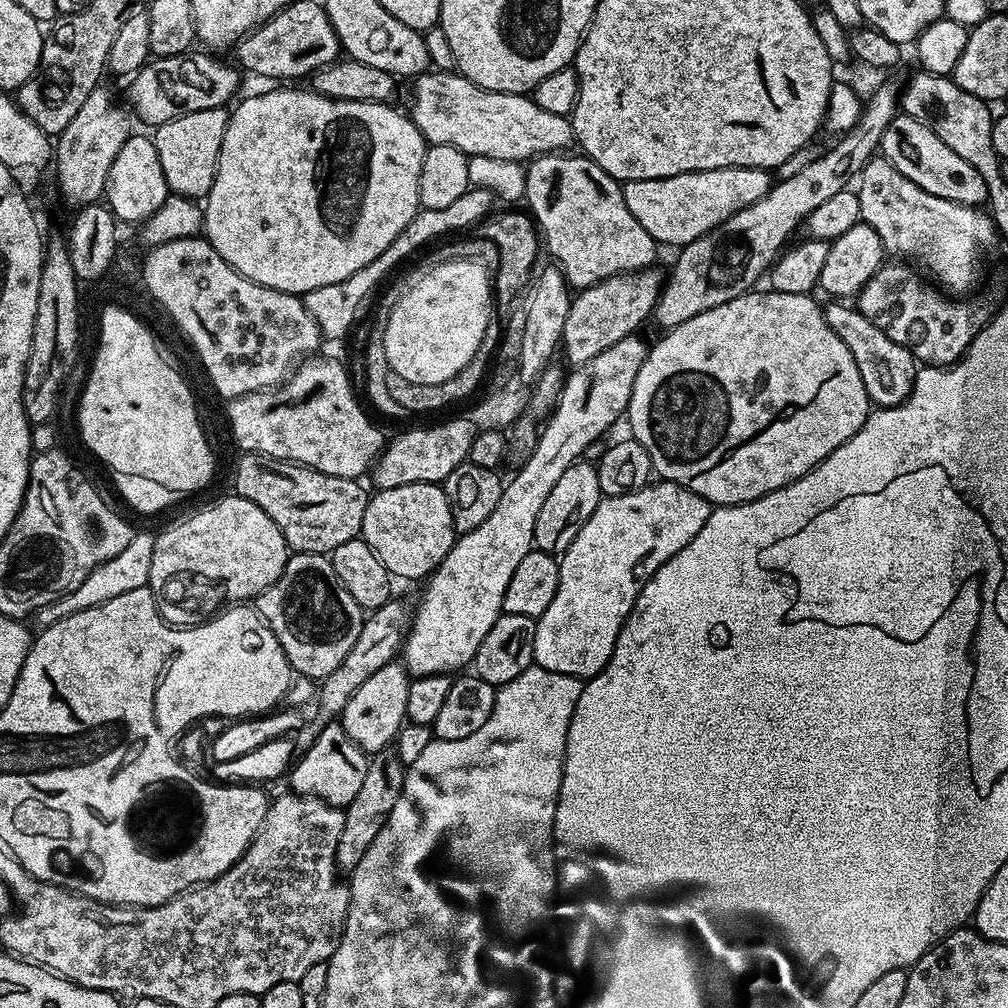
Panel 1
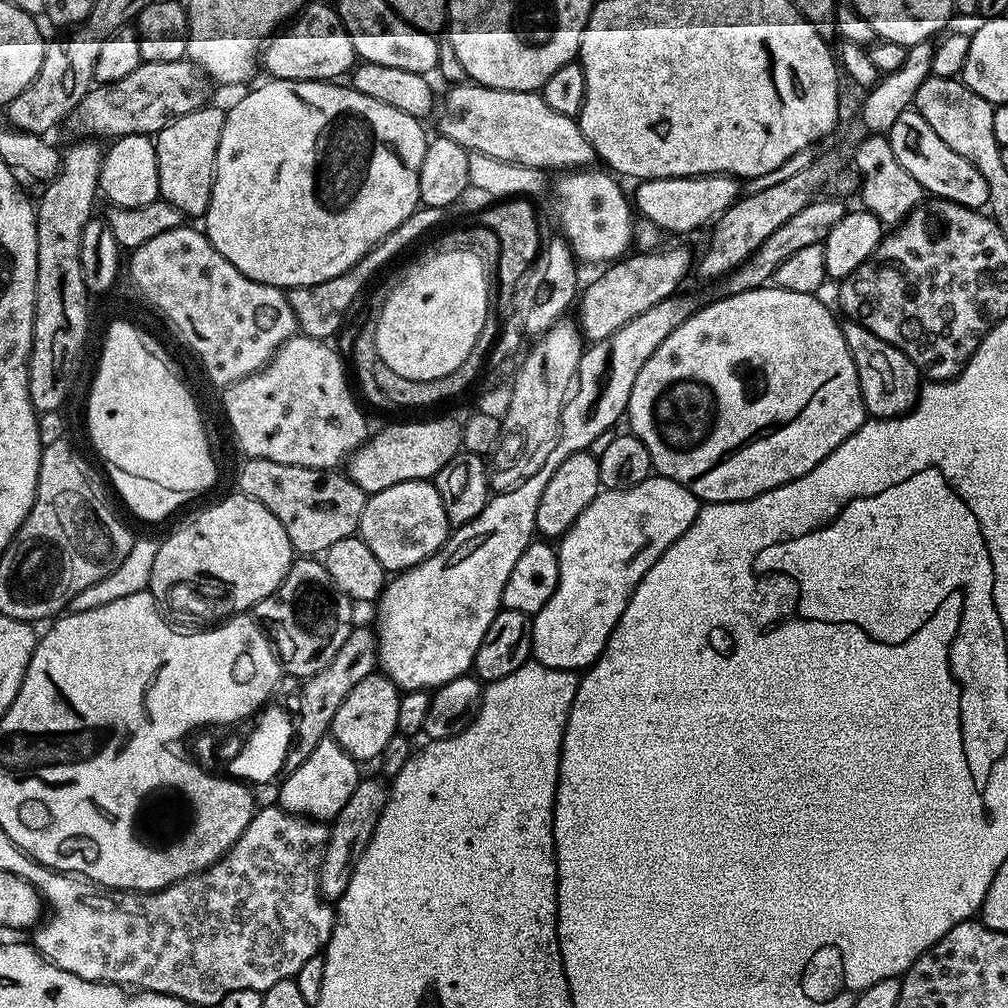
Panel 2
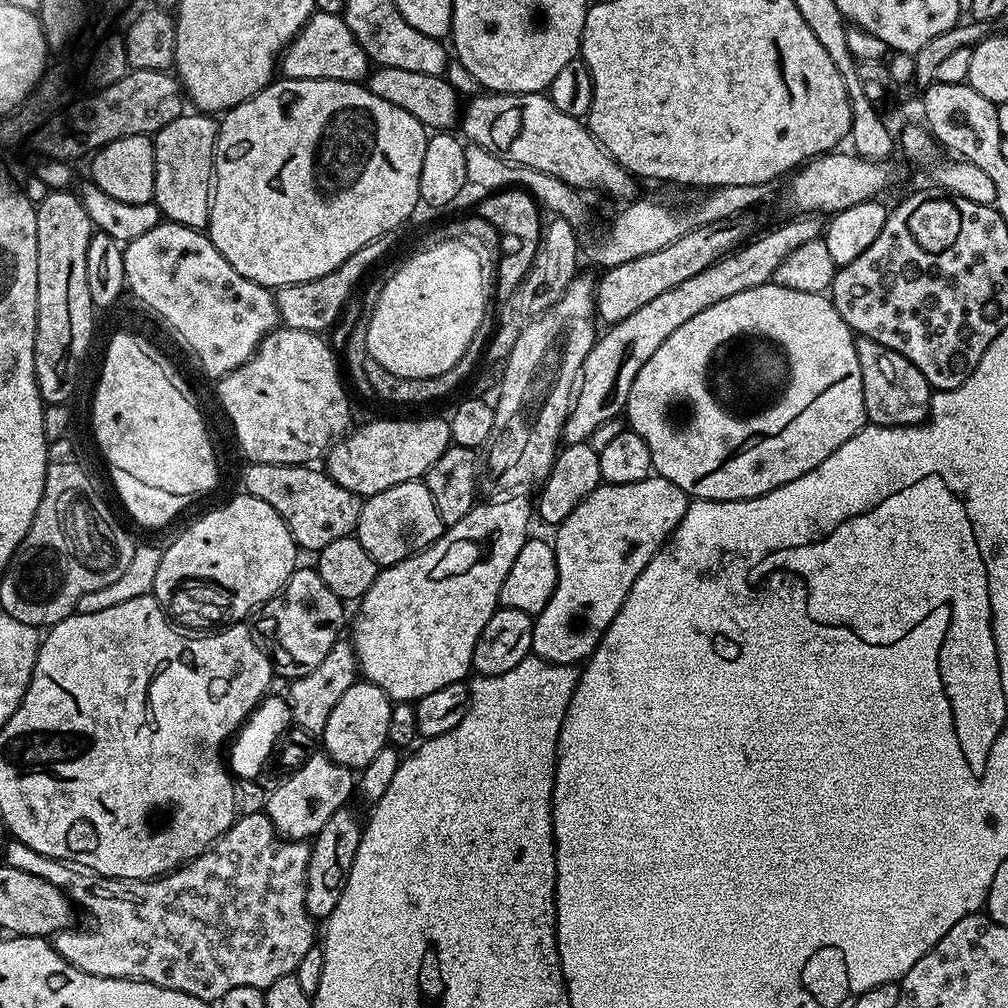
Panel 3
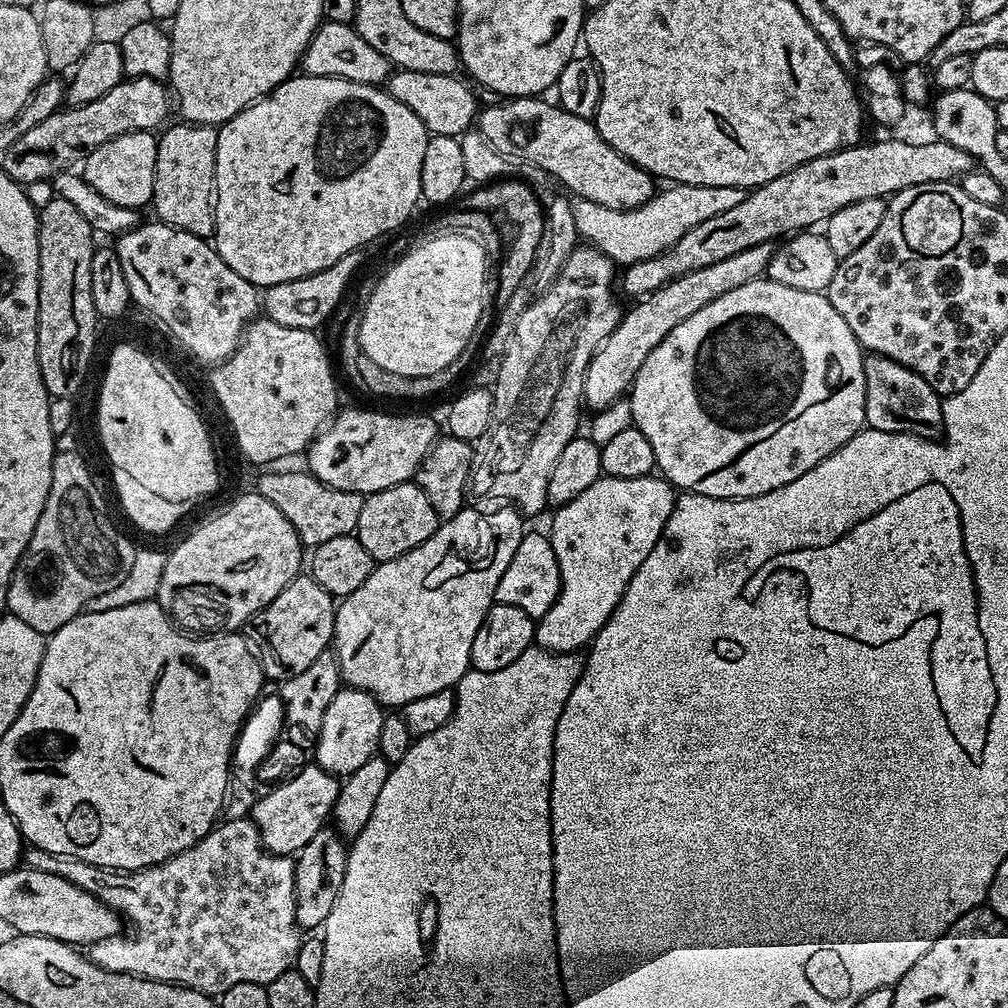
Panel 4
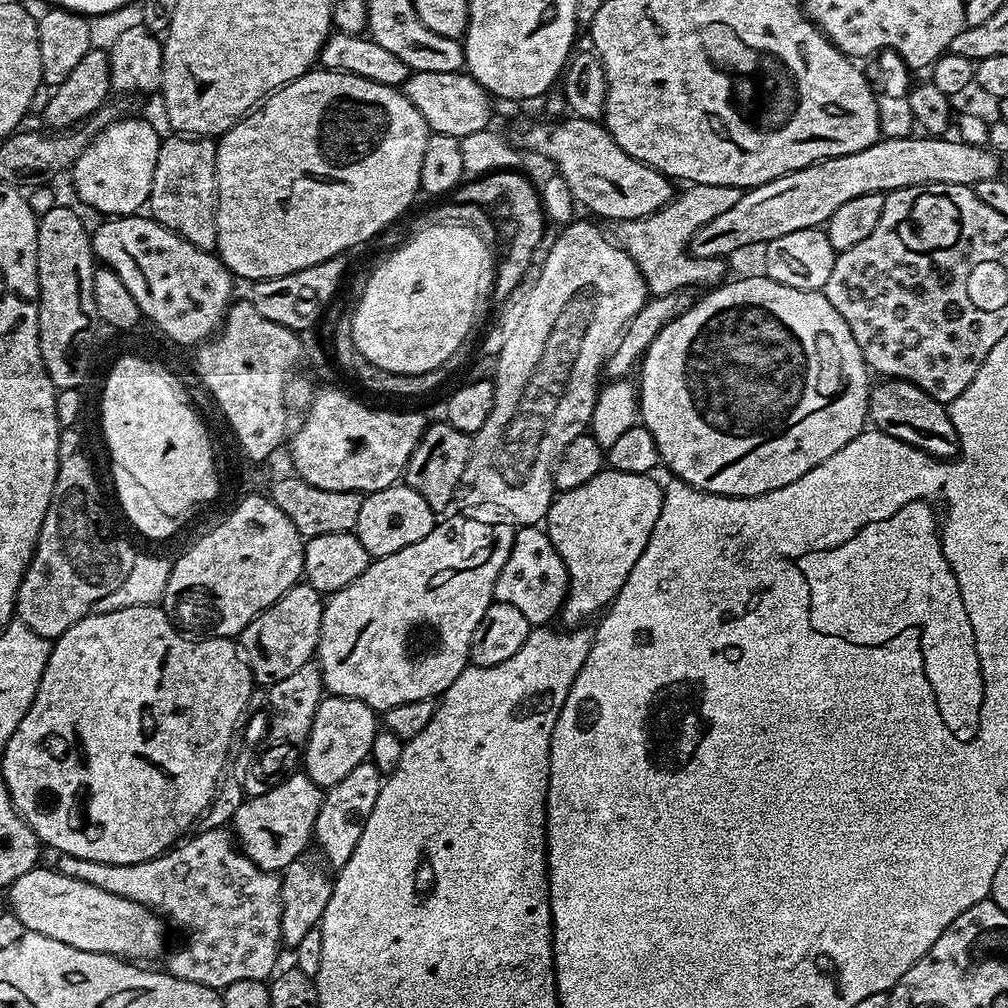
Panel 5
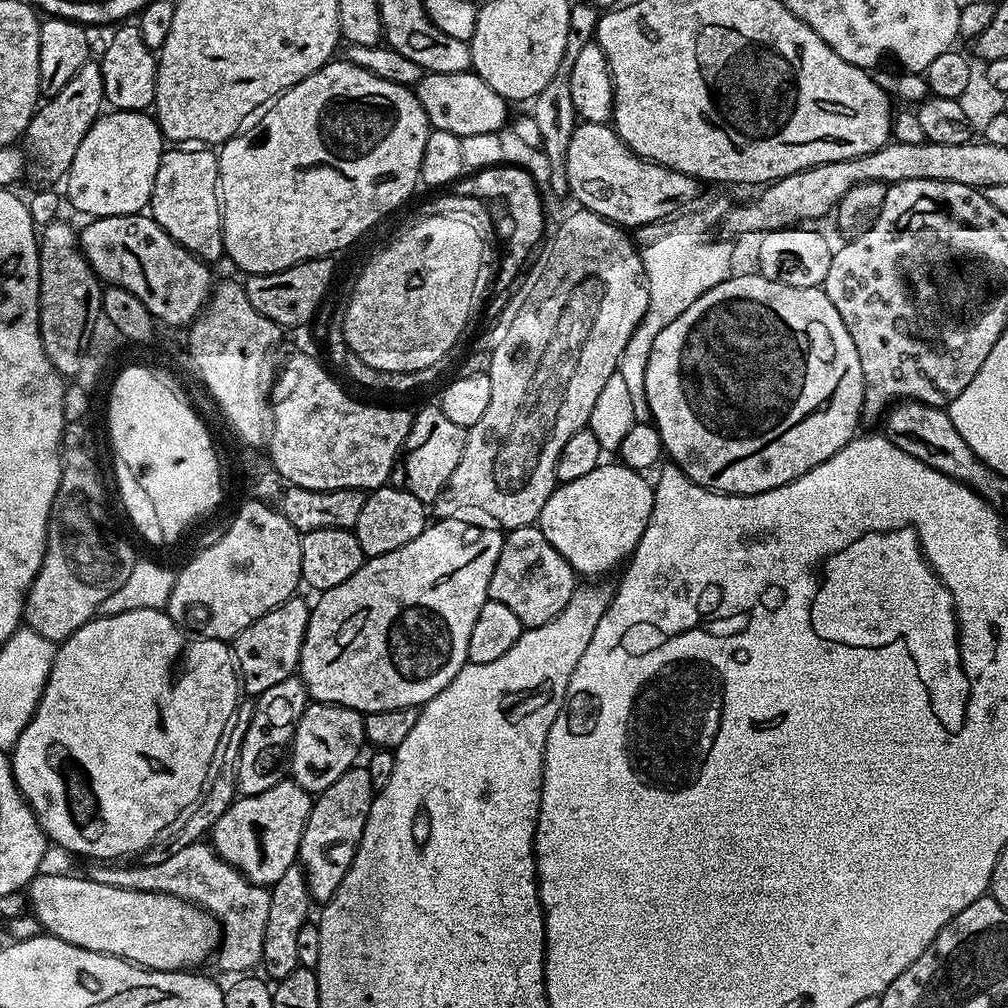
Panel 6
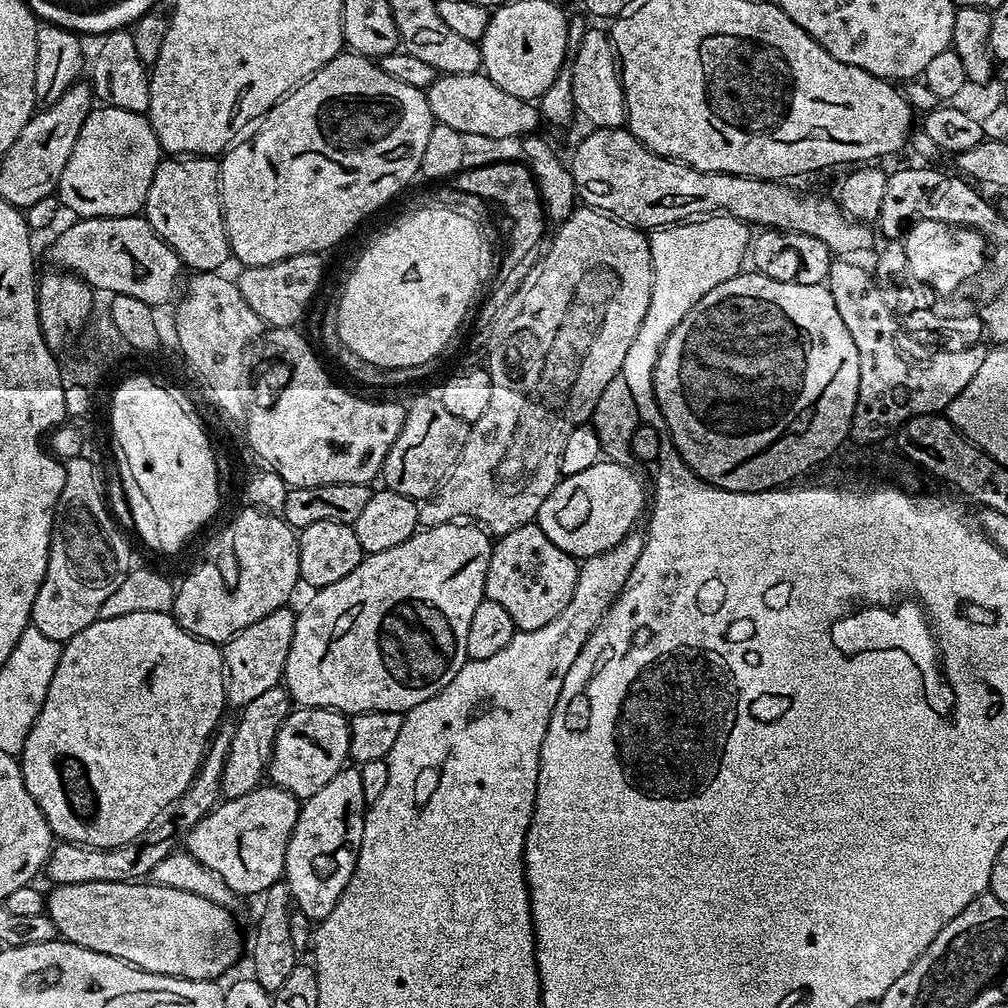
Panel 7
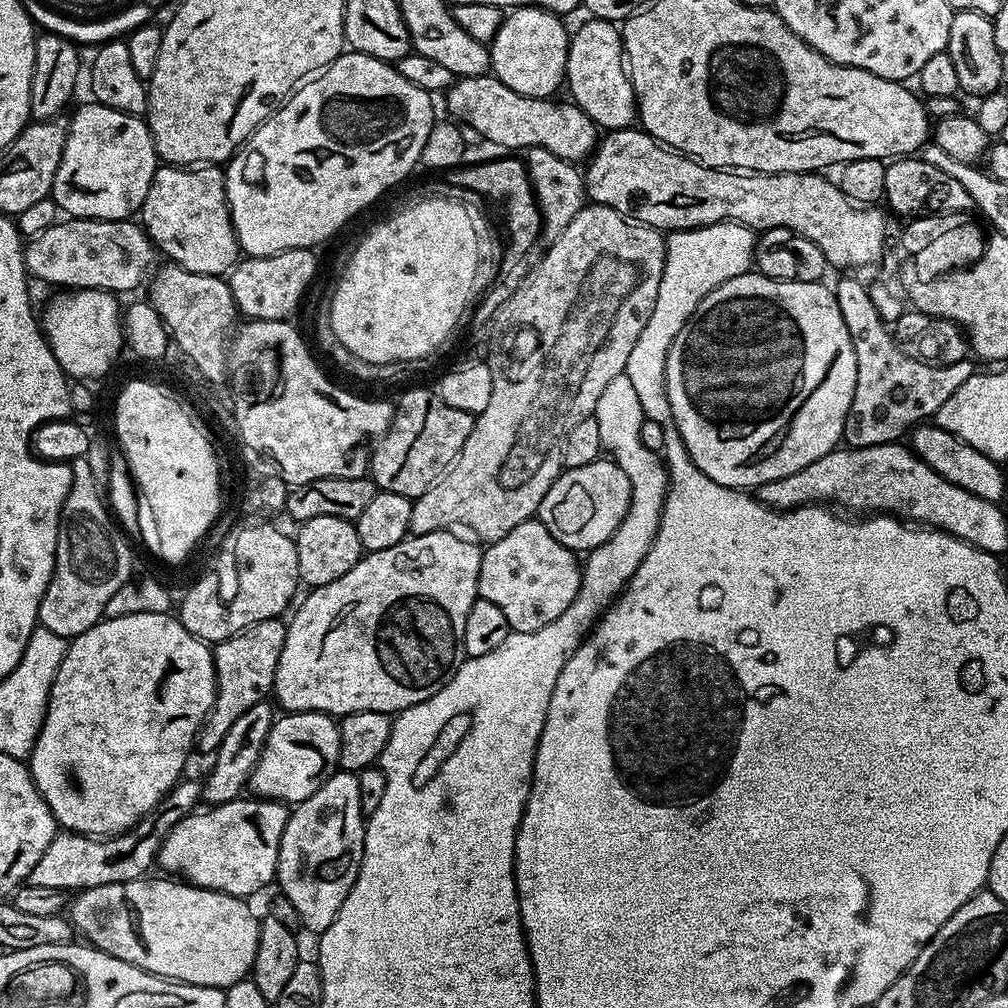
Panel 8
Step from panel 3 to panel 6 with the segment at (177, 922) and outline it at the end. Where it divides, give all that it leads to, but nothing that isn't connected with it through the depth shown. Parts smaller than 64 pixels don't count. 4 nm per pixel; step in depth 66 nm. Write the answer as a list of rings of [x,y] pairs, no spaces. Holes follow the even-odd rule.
[[[211,843],[188,844],[157,865],[137,862],[133,868],[116,868],[120,866],[105,866],[96,862],[91,866],[93,868],[86,872],[90,880],[135,892],[163,892],[165,896],[197,904],[210,913],[222,933],[214,953],[218,971],[248,974],[261,967],[266,918],[270,918],[270,891],[265,885],[250,882],[237,868],[231,868],[216,855]]]

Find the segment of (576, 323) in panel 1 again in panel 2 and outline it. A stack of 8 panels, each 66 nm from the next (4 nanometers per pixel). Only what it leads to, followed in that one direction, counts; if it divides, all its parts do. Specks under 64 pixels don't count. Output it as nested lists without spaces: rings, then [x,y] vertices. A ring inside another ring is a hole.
[[[663,248],[633,251],[607,265],[597,280],[583,285],[578,296],[578,323],[585,341],[595,342],[610,338],[614,330],[622,330],[622,326],[638,318],[638,314],[646,314],[650,306],[658,306],[658,302],[681,291],[680,283],[687,278],[688,272],[690,276],[693,271],[694,252],[692,256],[688,248]]]

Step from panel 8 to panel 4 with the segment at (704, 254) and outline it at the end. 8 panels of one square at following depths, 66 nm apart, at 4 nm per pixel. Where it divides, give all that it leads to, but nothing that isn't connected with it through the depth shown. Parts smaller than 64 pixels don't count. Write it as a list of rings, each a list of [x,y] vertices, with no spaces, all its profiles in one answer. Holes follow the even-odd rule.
[[[672,184],[665,188],[668,188],[665,192],[657,191],[645,204],[630,210],[610,210],[598,206],[598,202],[575,197],[571,203],[579,239],[607,254],[617,266],[642,262],[674,246],[674,242],[678,242],[686,230],[698,226],[698,222],[706,222],[706,218],[714,218],[714,214],[722,214],[722,210],[730,210],[730,206],[738,206],[746,194],[745,189],[734,186]]]

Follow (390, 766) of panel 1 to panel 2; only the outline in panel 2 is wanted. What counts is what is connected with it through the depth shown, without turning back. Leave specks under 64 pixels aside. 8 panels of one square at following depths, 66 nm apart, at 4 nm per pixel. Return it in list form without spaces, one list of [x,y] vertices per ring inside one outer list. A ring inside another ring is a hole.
[[[361,779],[354,794],[350,794],[349,800],[346,801],[346,806],[342,806],[342,810],[338,810],[336,819],[331,821],[326,850],[320,867],[320,894],[329,902],[342,898],[346,886],[350,886],[354,866],[362,858],[370,838],[374,838],[378,818],[382,818],[382,810],[388,801],[389,785],[383,779],[380,780]]]

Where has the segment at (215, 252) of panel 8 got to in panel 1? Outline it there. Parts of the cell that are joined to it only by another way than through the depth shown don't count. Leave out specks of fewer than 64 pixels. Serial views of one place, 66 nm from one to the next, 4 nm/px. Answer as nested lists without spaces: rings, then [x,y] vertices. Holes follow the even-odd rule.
[[[227,107],[194,110],[194,114],[182,114],[182,118],[174,118],[155,129],[158,162],[162,162],[162,174],[166,174],[166,186],[171,195],[188,196],[195,201],[207,197],[216,177],[229,115]]]

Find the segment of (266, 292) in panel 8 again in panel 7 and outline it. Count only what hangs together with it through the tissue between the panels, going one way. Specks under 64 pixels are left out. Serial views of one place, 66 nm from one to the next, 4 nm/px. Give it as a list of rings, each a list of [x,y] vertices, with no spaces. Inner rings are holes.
[[[307,252],[279,260],[270,266],[241,267],[240,276],[235,277],[235,282],[238,290],[242,290],[242,298],[246,298],[250,310],[254,310],[254,314],[258,314],[265,325],[291,328],[305,319],[308,309],[321,291],[319,288],[324,280],[324,259],[323,255]]]

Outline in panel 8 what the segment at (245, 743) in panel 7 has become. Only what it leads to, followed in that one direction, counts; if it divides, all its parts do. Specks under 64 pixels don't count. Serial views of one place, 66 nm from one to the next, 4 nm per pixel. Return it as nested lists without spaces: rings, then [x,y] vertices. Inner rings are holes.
[[[267,699],[260,700],[246,714],[241,714],[234,721],[234,726],[226,730],[226,738],[216,748],[211,757],[212,769],[208,772],[208,778],[203,779],[203,803],[208,806],[225,804],[241,799],[249,787],[252,771],[266,746],[266,738],[270,734],[272,724],[278,718],[278,712]],[[272,708],[273,709],[272,709]],[[276,711],[276,712],[275,712]],[[245,788],[245,792],[244,792]]]

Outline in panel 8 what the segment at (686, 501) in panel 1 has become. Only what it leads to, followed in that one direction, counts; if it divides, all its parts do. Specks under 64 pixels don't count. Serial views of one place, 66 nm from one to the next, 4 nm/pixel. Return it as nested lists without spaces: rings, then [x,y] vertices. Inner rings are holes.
[[[601,458],[586,466],[564,468],[560,477],[550,486],[550,490],[546,490],[546,498],[542,498],[538,518],[544,523],[546,530],[550,530],[550,534],[554,534],[558,542],[562,542],[562,546],[577,554],[587,554],[602,546],[602,542],[606,542],[606,538],[610,538],[610,534],[618,530],[622,518],[626,518],[626,510],[631,501],[630,478],[626,478],[624,471],[611,458]]]

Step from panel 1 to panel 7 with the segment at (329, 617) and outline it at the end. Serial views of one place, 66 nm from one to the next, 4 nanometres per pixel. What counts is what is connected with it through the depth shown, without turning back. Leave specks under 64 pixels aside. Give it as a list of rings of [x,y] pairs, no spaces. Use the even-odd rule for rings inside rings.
[[[285,606],[258,618],[246,630],[223,645],[224,671],[226,673],[226,700],[233,709],[245,708],[254,698],[266,690],[277,687],[284,679],[286,658],[290,654],[290,642],[294,642],[296,612]]]

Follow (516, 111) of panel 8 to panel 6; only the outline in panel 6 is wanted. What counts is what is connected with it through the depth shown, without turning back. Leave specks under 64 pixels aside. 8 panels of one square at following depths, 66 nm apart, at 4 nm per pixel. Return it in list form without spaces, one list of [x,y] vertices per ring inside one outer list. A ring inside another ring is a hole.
[[[430,72],[414,85],[414,91],[429,125],[435,130],[446,130],[455,136],[500,132],[508,120],[509,101],[503,100],[477,72],[442,74]]]

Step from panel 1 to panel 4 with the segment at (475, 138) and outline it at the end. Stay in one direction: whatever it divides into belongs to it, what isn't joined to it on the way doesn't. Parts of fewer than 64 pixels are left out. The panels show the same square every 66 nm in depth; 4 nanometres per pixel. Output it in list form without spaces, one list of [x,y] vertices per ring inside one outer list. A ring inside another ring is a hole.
[[[517,96],[509,99],[507,102],[498,105],[490,105],[485,107],[483,111],[479,113],[478,131],[480,135],[484,137],[486,142],[490,142],[490,146],[494,146],[494,150],[498,150],[502,154],[511,156],[513,160],[528,160],[534,167],[547,172],[553,181],[561,180],[561,182],[569,188],[567,191],[571,193],[573,197],[581,196],[590,202],[598,202],[598,206],[606,206],[610,210],[630,210],[631,208],[637,208],[638,206],[645,204],[654,194],[654,187],[652,188],[654,177],[649,174],[645,168],[640,168],[634,162],[630,162],[626,159],[625,156],[620,156],[618,150],[614,150],[614,146],[610,146],[602,138],[602,134],[598,134],[595,123],[593,123],[589,117],[570,114],[569,112],[565,112],[563,108],[557,106],[555,103],[552,104],[547,104],[547,102],[544,101],[544,98],[537,98],[535,96]]]

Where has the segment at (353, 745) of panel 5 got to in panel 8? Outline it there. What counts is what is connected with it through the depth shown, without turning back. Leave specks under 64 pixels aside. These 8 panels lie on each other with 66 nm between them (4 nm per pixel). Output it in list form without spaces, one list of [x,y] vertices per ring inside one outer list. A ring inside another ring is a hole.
[[[289,712],[272,724],[266,746],[252,771],[250,788],[259,799],[279,800],[289,806],[300,804],[340,763],[340,726],[326,712]]]

